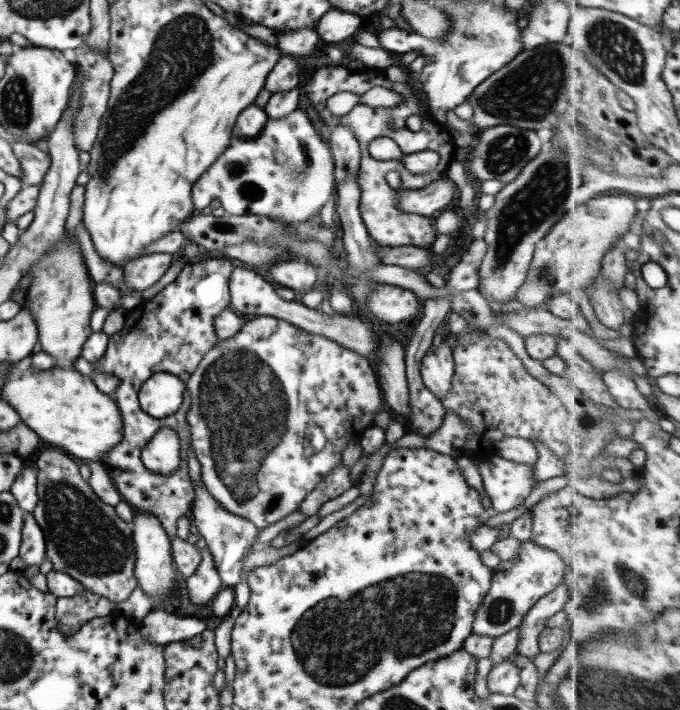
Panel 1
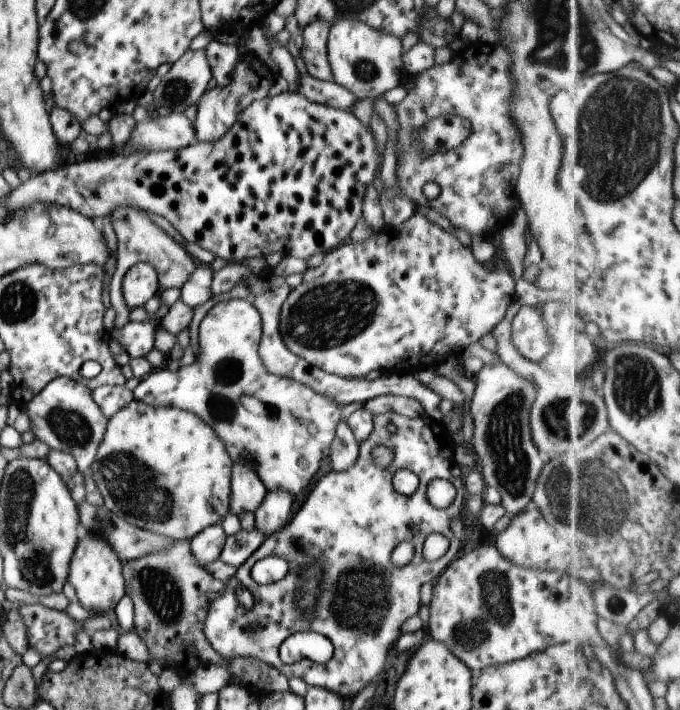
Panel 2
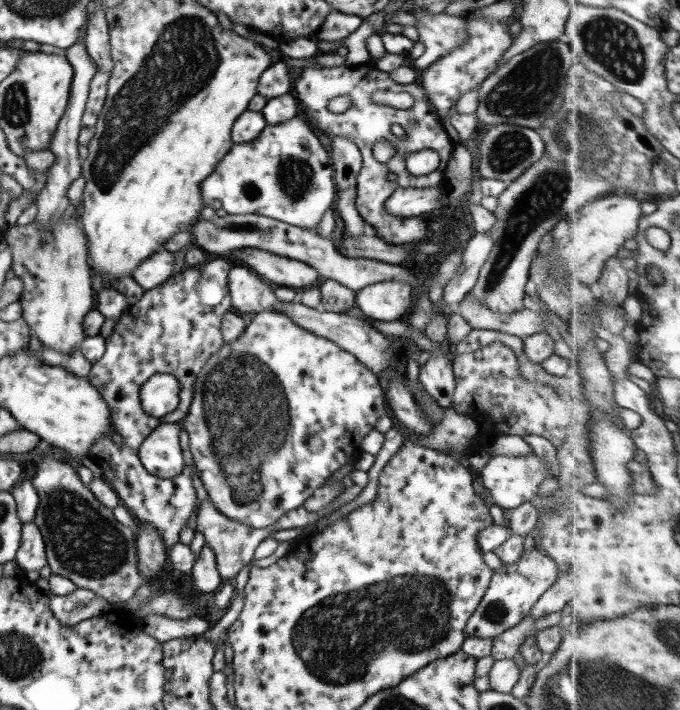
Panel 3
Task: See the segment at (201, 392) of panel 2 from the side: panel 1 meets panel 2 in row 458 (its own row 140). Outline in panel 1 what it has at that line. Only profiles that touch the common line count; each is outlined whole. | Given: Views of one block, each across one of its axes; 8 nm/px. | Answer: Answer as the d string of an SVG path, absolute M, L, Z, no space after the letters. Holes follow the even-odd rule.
M296 109L296 111L290 113L290 115L282 119L269 119L264 125L264 129L260 132L260 135L253 138L238 138L232 136L230 138L229 148L208 168L208 171L204 172L202 176L194 183L192 187L192 198L195 204L197 212L201 209L206 208L214 198L218 198L221 202L222 208L224 208L226 214L242 216L242 215L260 215L260 216L273 216L274 220L284 219L286 223L296 223L296 222L308 222L312 220L312 217L320 211L322 206L330 200L333 192L335 192L336 182L334 176L334 160L332 159L332 154L330 151L329 143L323 141L318 135L318 132L314 130L312 122L309 120L306 112L302 112L301 109ZM278 154L284 156L284 162L278 162Z

